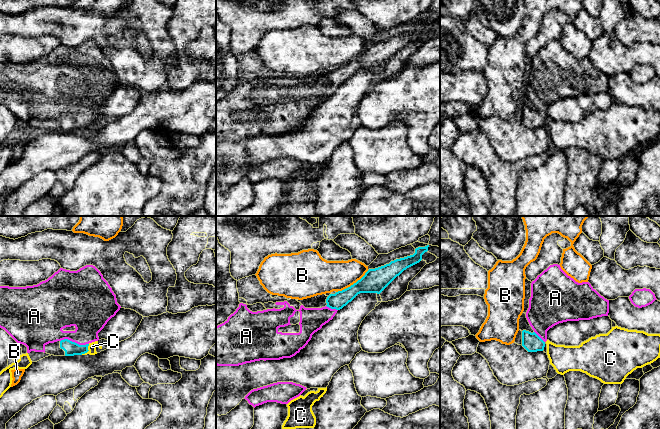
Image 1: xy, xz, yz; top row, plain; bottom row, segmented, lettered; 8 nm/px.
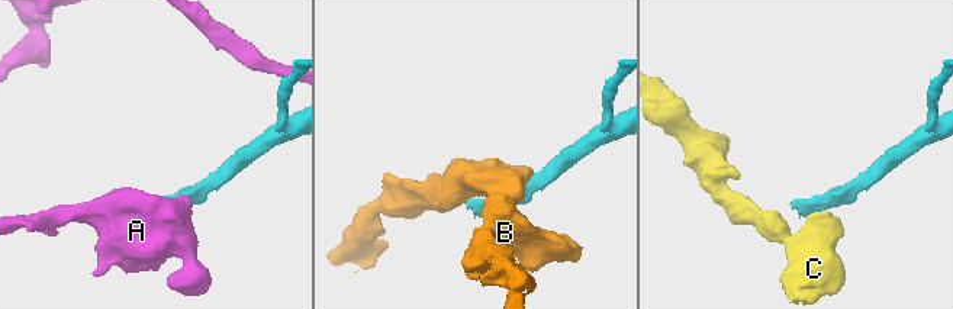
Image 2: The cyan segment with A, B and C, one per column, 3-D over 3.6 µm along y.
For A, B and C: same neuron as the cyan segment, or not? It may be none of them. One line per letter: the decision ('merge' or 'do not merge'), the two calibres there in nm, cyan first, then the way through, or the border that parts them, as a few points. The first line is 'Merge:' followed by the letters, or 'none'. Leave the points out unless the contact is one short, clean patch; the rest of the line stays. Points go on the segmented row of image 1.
Merge: A
A: merge; calibres 110 and 300 nm
B: do not merge; calibres 190 and 260 nm; border xz (368, 270), (355, 282), (336, 292)
C: do not merge; calibres 110 and 70 nm; border xy (89, 344), (88, 350), (81, 354)

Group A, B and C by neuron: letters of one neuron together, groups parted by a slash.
A / B / C

